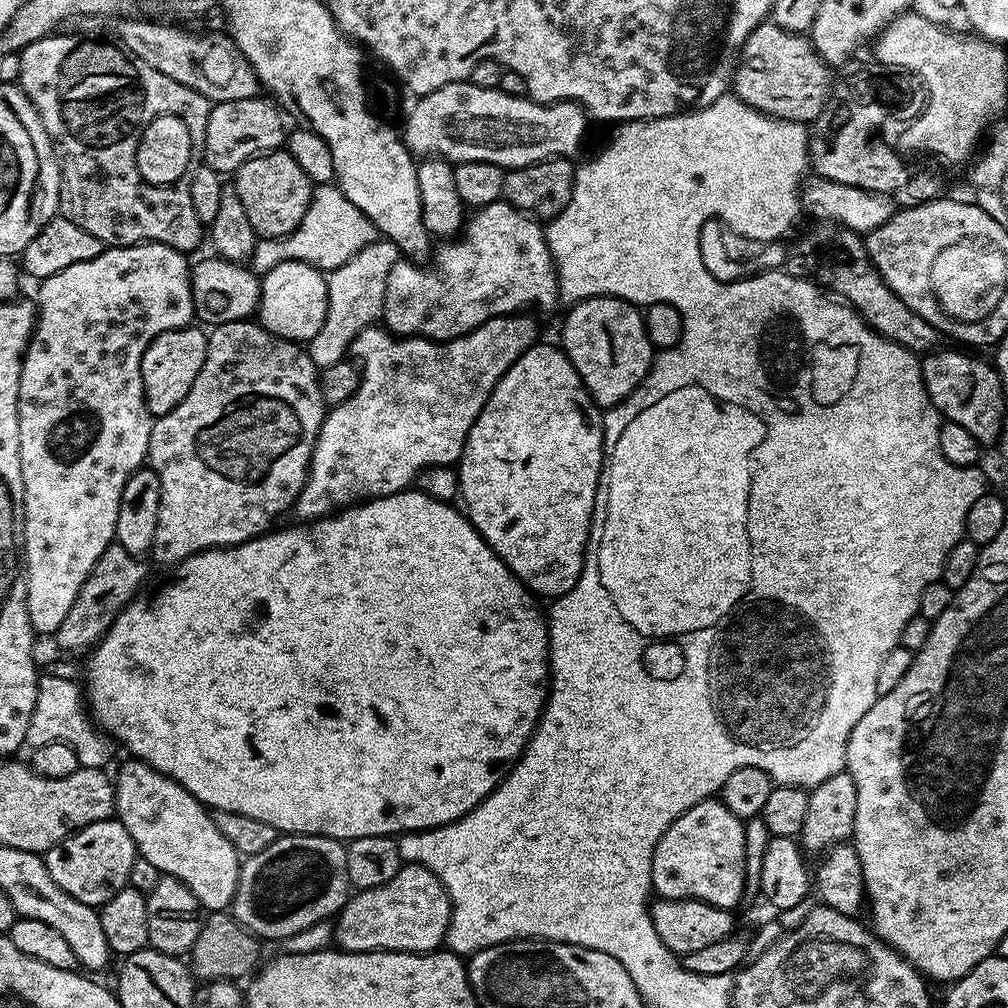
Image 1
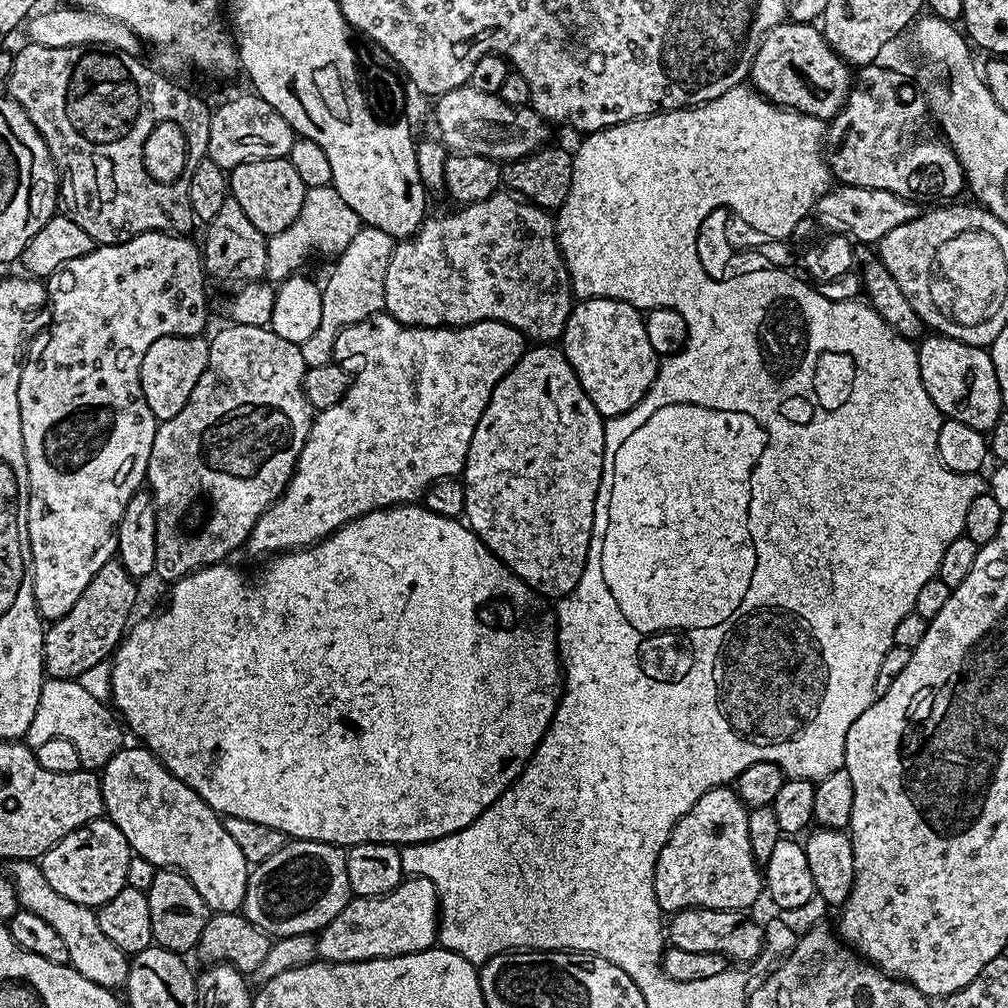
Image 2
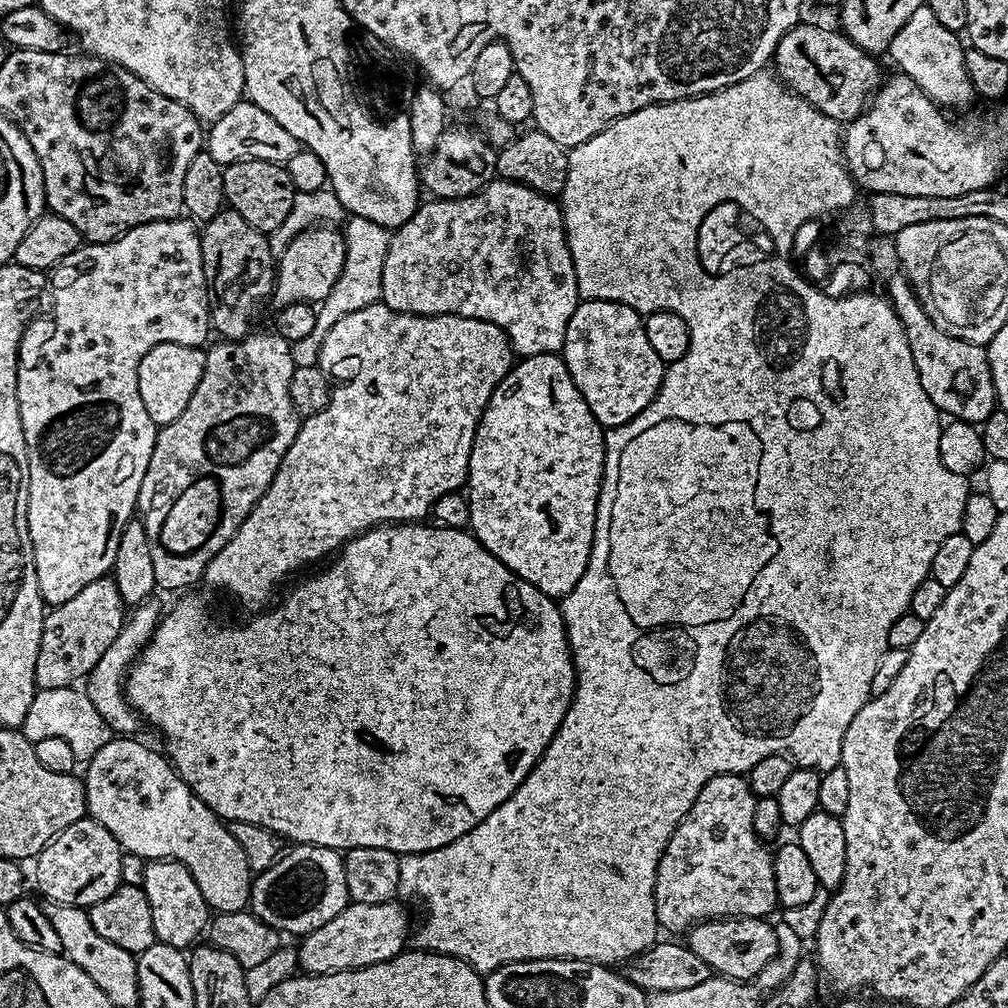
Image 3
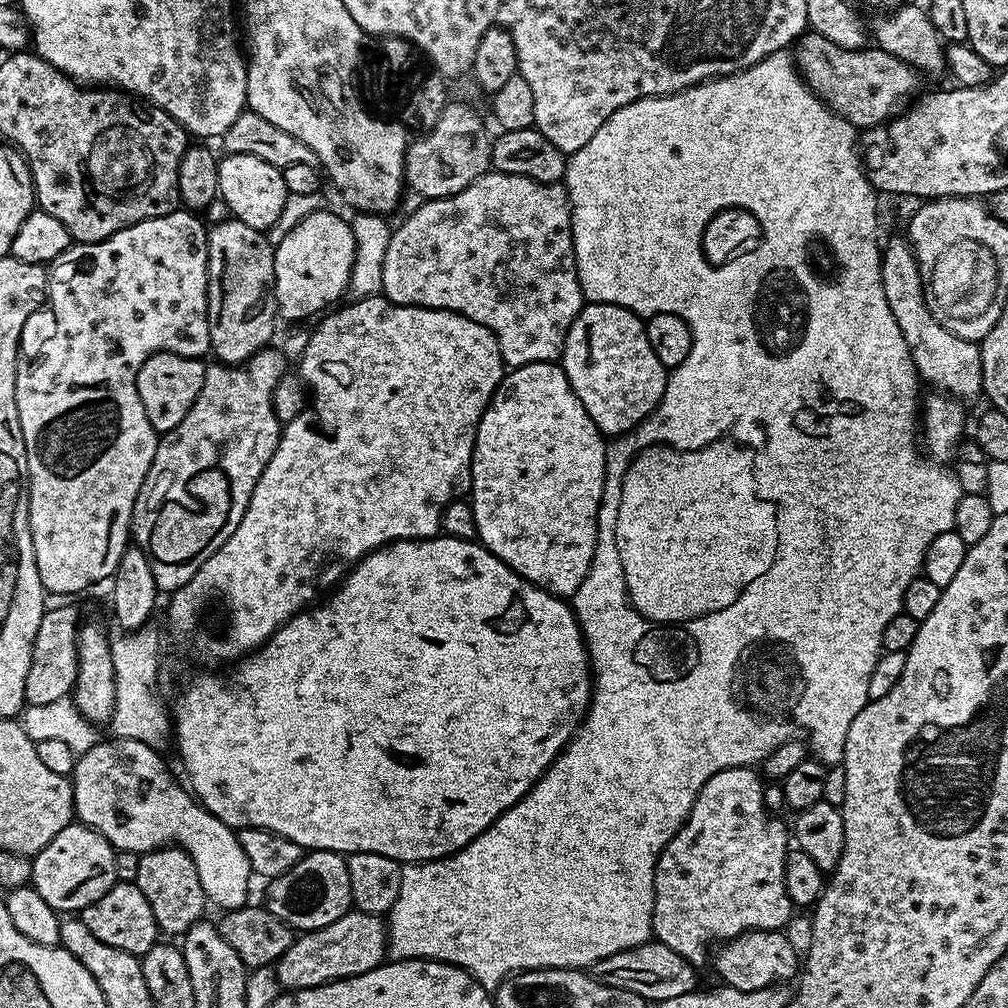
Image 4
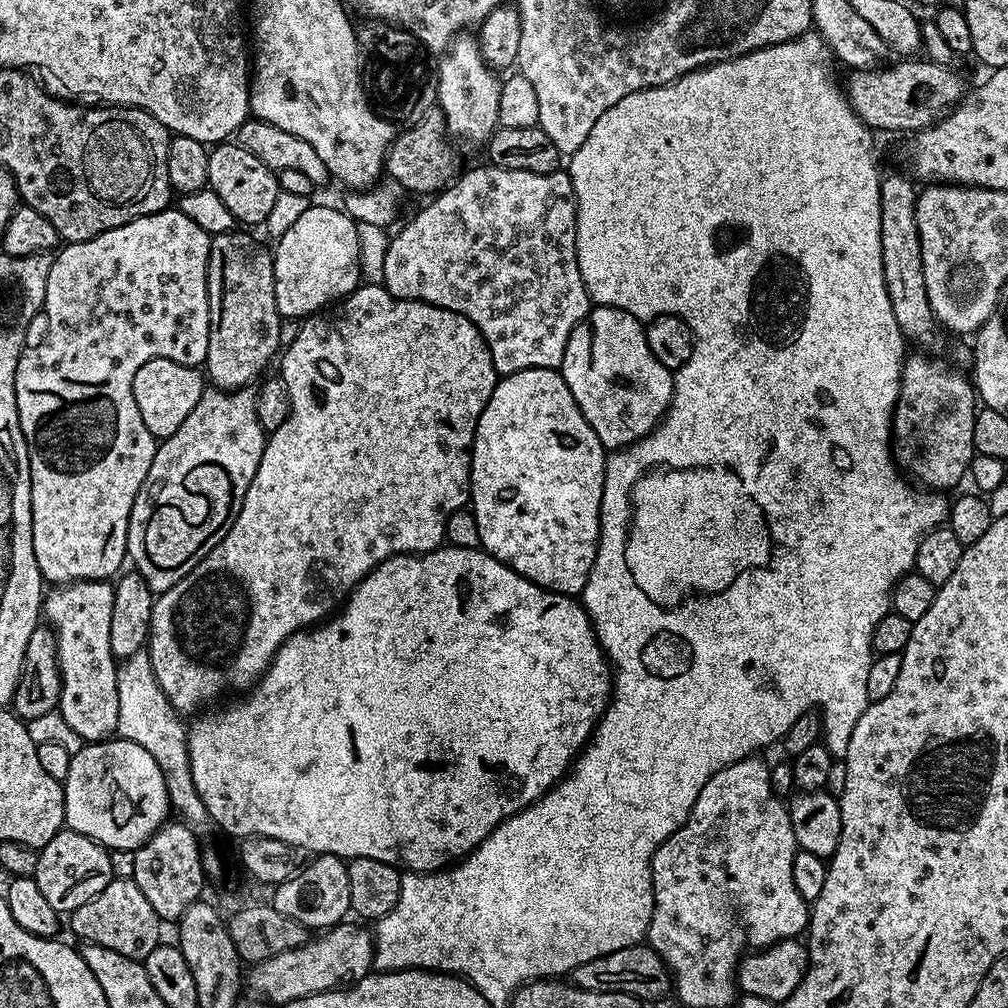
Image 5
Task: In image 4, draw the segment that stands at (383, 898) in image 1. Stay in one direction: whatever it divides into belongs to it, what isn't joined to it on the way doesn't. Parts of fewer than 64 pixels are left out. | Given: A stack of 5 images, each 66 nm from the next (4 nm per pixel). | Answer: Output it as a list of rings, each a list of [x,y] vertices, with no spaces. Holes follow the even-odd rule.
[[[350,910],[342,918],[330,922],[330,926],[322,926],[313,932],[305,932],[297,935],[292,941],[290,950],[282,954],[282,958],[276,961],[276,981],[284,990],[297,988],[317,988],[323,984],[329,984],[335,980],[349,980],[352,976],[366,974],[377,966],[385,963],[388,950],[388,929],[385,921],[380,916],[371,916],[368,912]]]

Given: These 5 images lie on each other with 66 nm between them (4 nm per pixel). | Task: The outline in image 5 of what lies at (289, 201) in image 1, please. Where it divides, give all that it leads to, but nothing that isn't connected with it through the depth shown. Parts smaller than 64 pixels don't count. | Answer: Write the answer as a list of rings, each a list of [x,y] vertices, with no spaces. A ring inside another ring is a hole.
[[[221,142],[209,151],[208,157],[208,187],[218,194],[218,198],[222,198],[223,211],[244,224],[263,225],[267,222],[270,210],[274,210],[274,202],[281,194],[277,173],[268,168],[266,162],[254,158],[254,154],[250,154],[250,150],[246,150],[239,142]]]

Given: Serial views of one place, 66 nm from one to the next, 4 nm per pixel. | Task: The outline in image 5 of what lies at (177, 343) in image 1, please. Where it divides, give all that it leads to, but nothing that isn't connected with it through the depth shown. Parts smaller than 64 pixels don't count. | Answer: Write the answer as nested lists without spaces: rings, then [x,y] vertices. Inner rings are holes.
[[[154,358],[134,374],[134,402],[138,402],[138,414],[142,414],[142,422],[146,422],[146,430],[156,437],[157,441],[166,439],[182,422],[186,422],[190,410],[198,406],[202,394],[206,390],[206,376],[199,367],[182,360],[170,358]]]

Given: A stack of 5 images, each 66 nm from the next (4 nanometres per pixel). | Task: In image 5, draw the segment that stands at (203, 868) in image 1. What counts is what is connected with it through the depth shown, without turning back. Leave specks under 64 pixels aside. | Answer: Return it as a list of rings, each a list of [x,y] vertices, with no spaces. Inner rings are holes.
[[[109,738],[88,742],[70,762],[64,785],[64,823],[71,831],[86,834],[105,848],[138,849],[169,819],[170,799],[166,778],[142,750],[129,740]]]

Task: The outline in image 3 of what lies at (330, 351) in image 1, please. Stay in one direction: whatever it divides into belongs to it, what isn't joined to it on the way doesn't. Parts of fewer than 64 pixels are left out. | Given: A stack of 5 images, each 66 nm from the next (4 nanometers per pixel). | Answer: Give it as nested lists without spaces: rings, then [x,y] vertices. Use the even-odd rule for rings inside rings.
[[[361,216],[349,217],[345,226],[343,235],[346,250],[343,269],[330,292],[319,303],[314,329],[310,334],[306,334],[306,337],[293,343],[292,357],[297,368],[319,363],[322,342],[325,341],[326,334],[333,328],[334,323],[356,310],[364,309],[368,305],[381,301],[382,269],[386,252],[389,249],[389,231]]]

